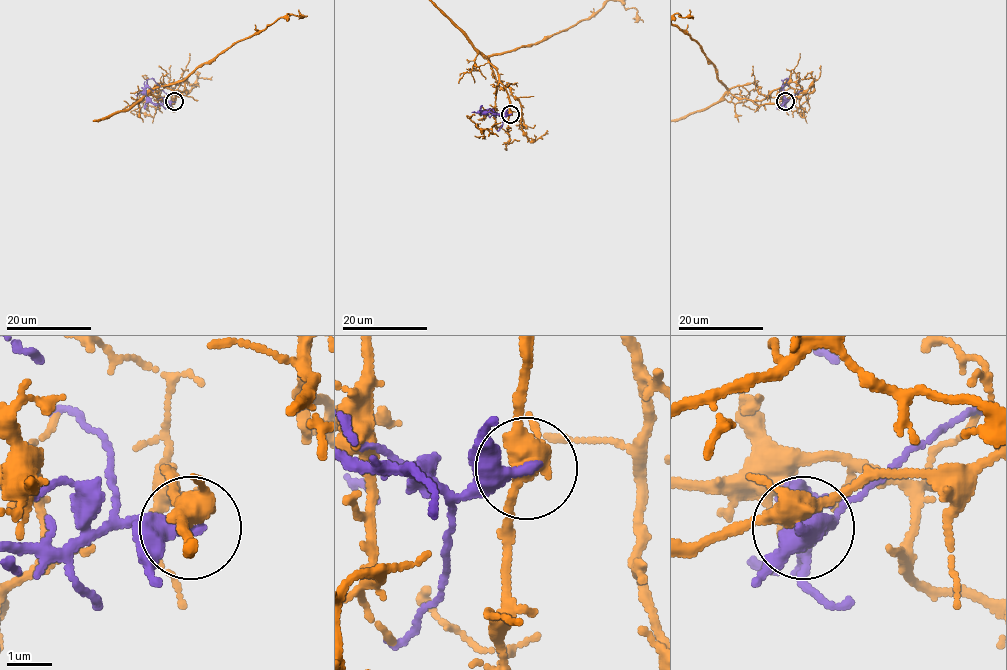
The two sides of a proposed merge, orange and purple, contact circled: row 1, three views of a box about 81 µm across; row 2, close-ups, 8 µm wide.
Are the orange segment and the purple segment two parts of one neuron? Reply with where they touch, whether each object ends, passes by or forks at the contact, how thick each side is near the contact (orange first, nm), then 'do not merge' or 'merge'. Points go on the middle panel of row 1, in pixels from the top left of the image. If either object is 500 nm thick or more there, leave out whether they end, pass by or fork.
(510, 114) | orange forks | purple passes by | 380/300 nm | do not merge

